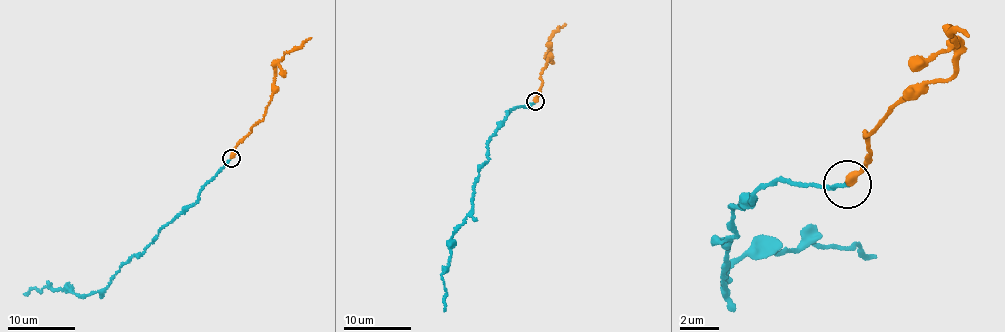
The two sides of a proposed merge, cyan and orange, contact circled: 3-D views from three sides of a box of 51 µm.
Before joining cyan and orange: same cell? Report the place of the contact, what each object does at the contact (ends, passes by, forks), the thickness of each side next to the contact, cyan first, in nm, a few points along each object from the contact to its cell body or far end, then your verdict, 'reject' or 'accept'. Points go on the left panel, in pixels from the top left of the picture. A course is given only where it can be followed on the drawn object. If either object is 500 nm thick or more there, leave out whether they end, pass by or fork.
(231, 158) | cyan ends | orange ends | 170/400 nm | cyan via (230, 159), (207, 181), (199, 198), (121, 265), (107, 287), (86, 294), (46, 287), (23, 293) | orange via (230, 158), (239, 139), (264, 117), (270, 100), (275, 62), (311, 37) | accept

